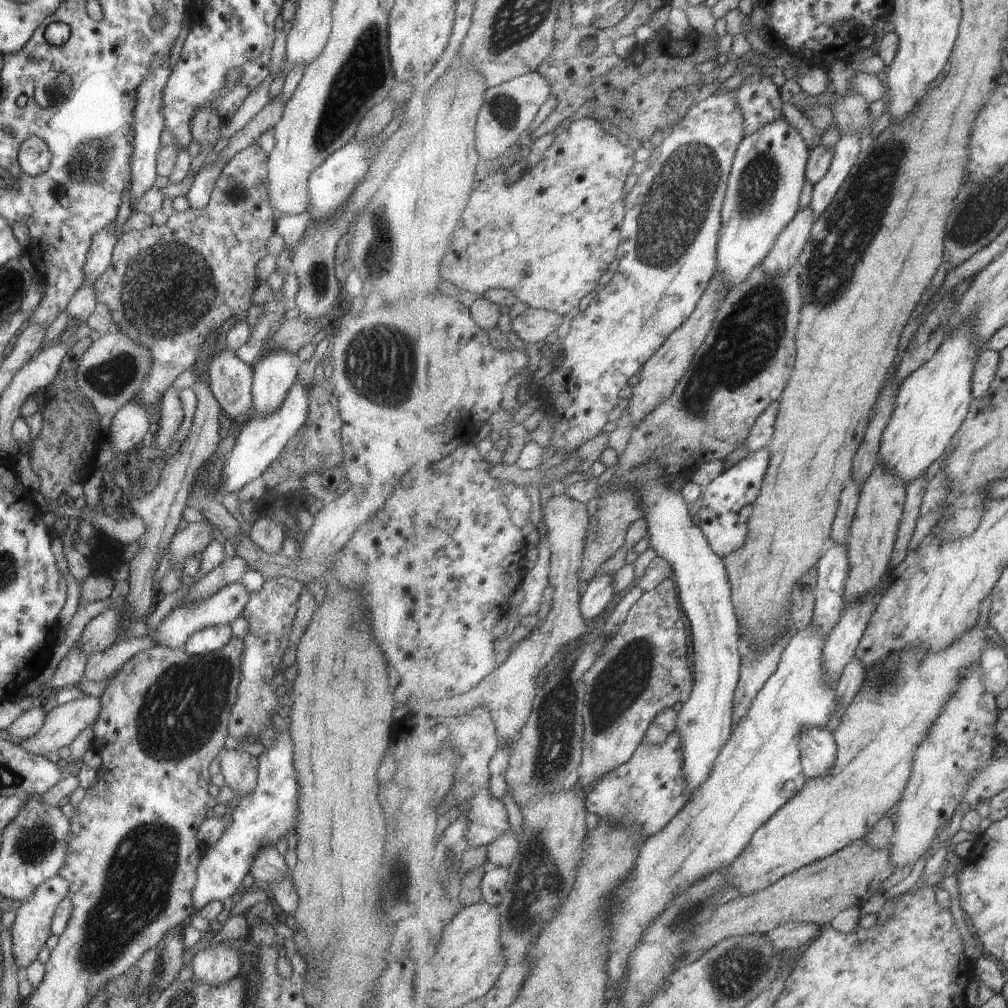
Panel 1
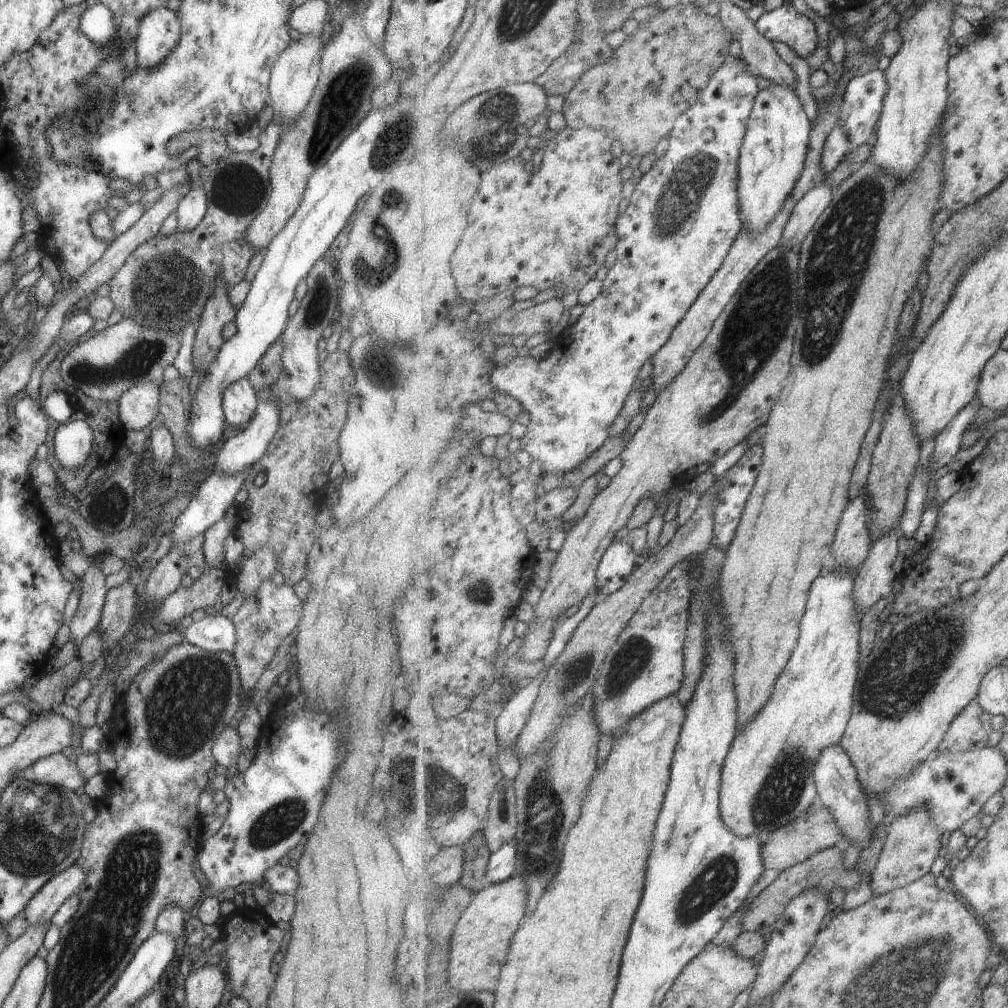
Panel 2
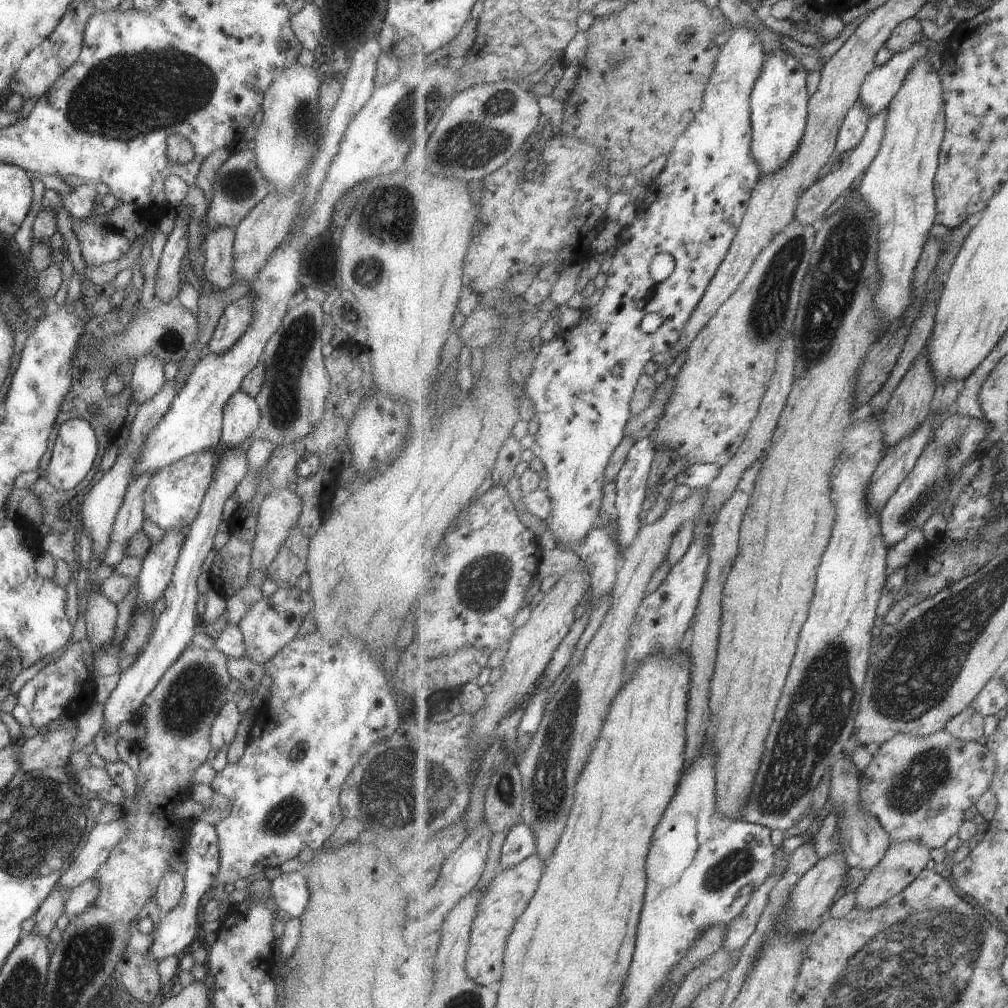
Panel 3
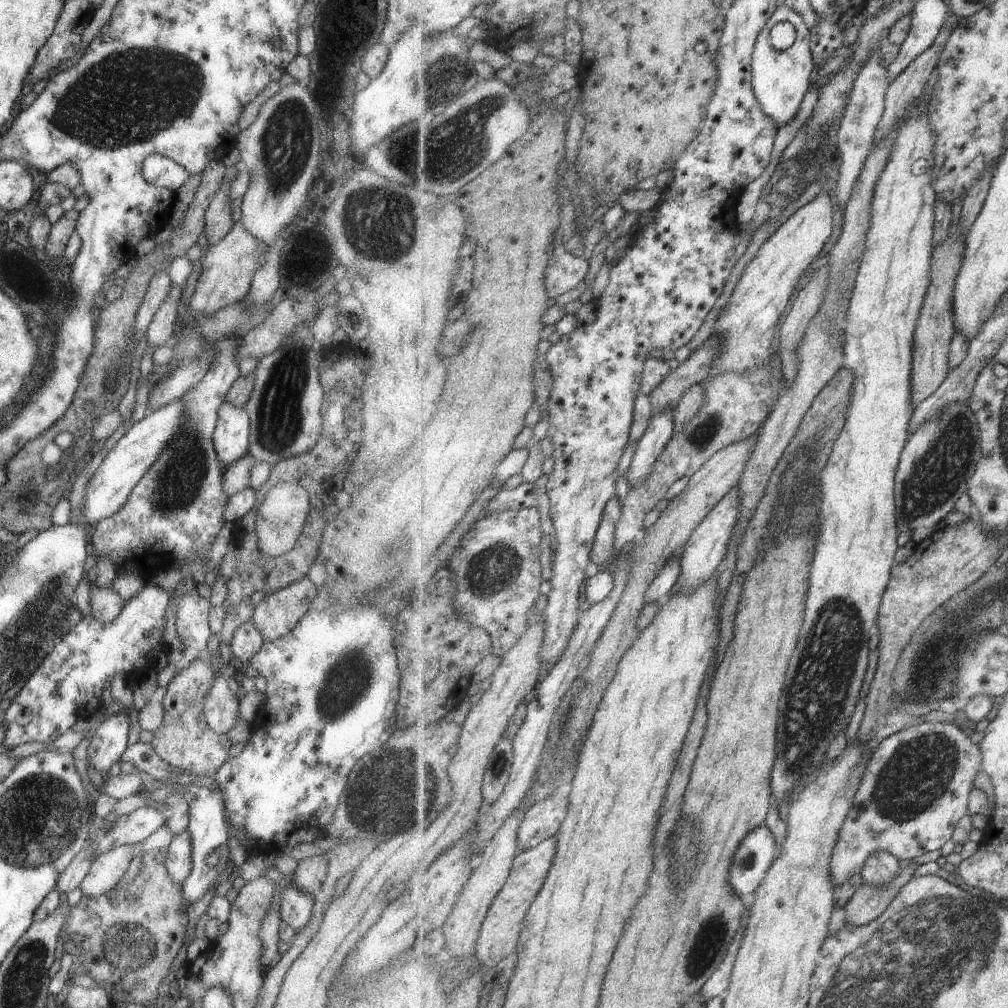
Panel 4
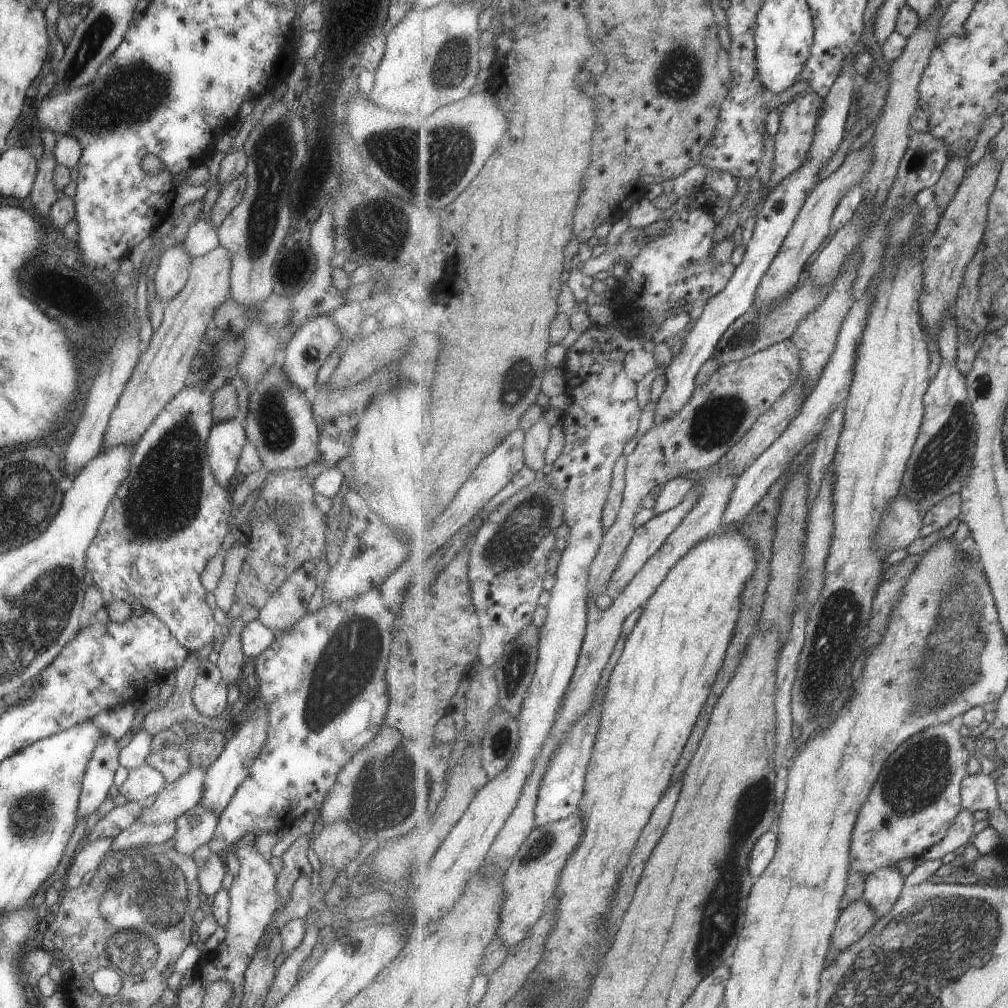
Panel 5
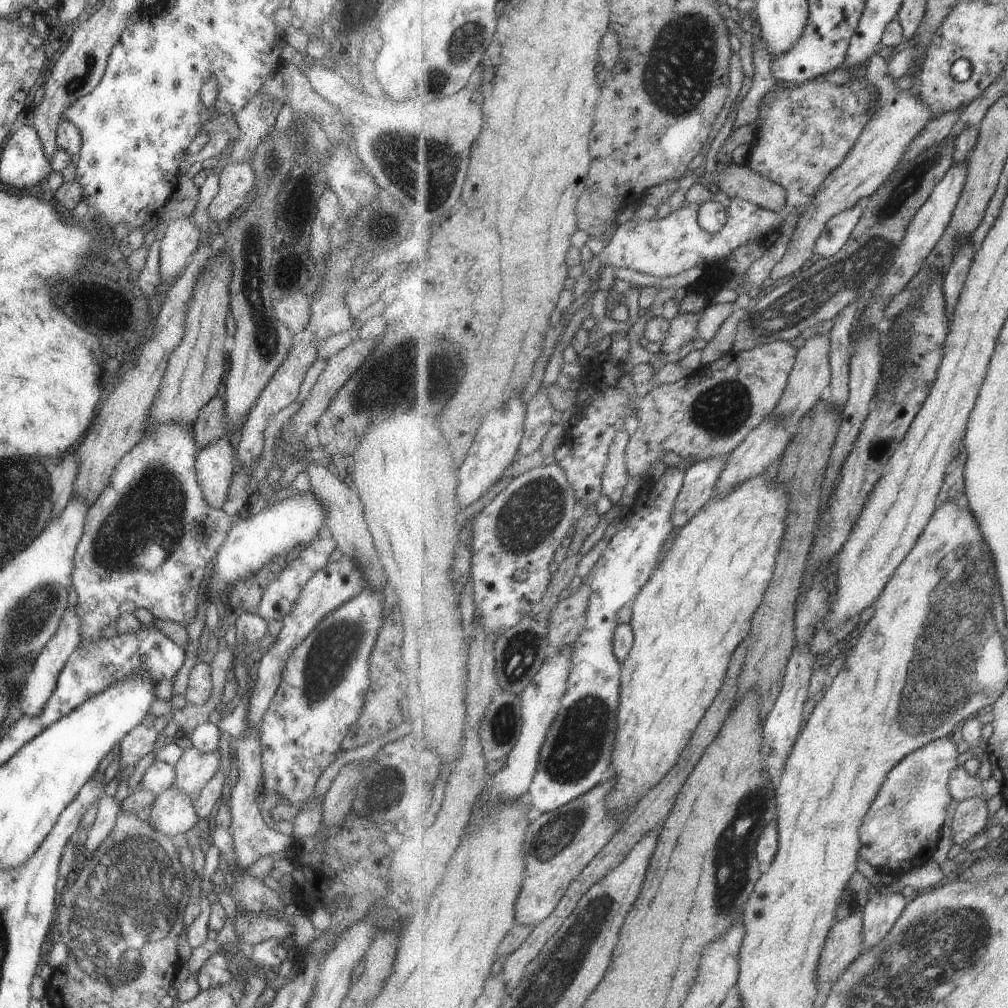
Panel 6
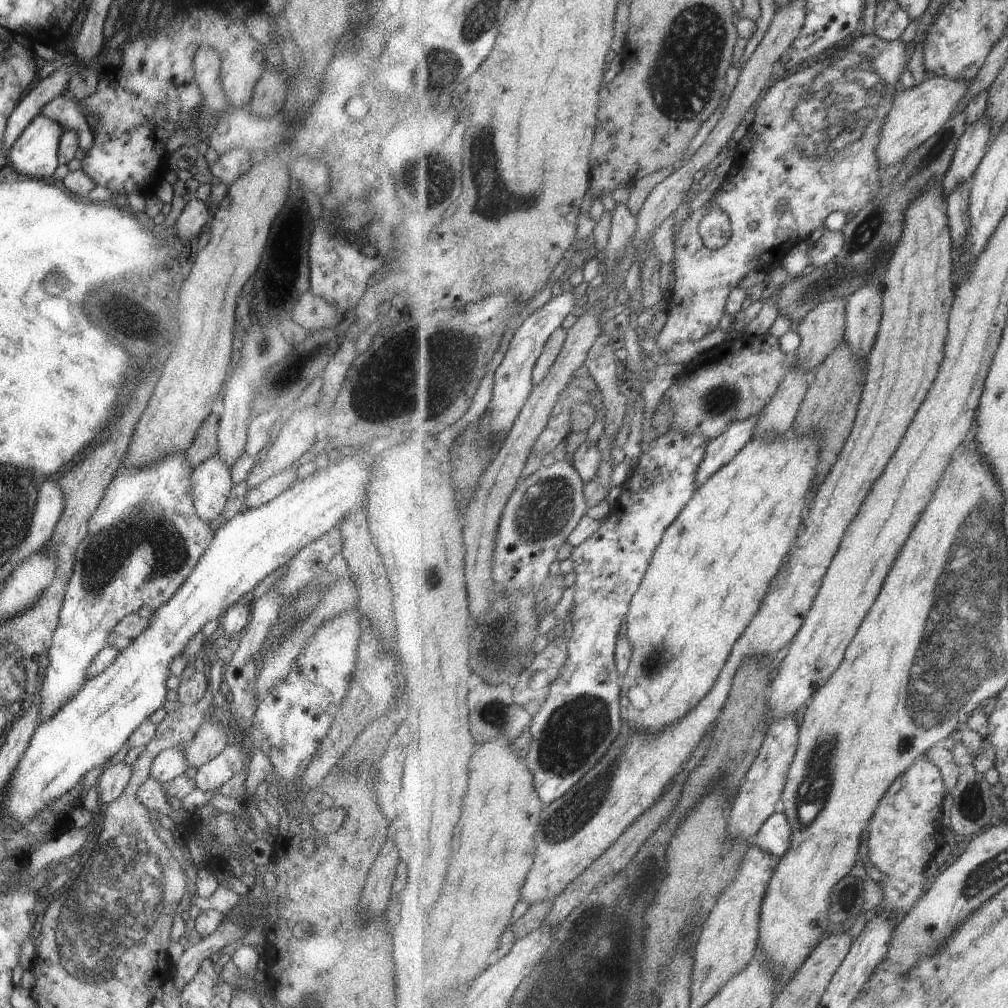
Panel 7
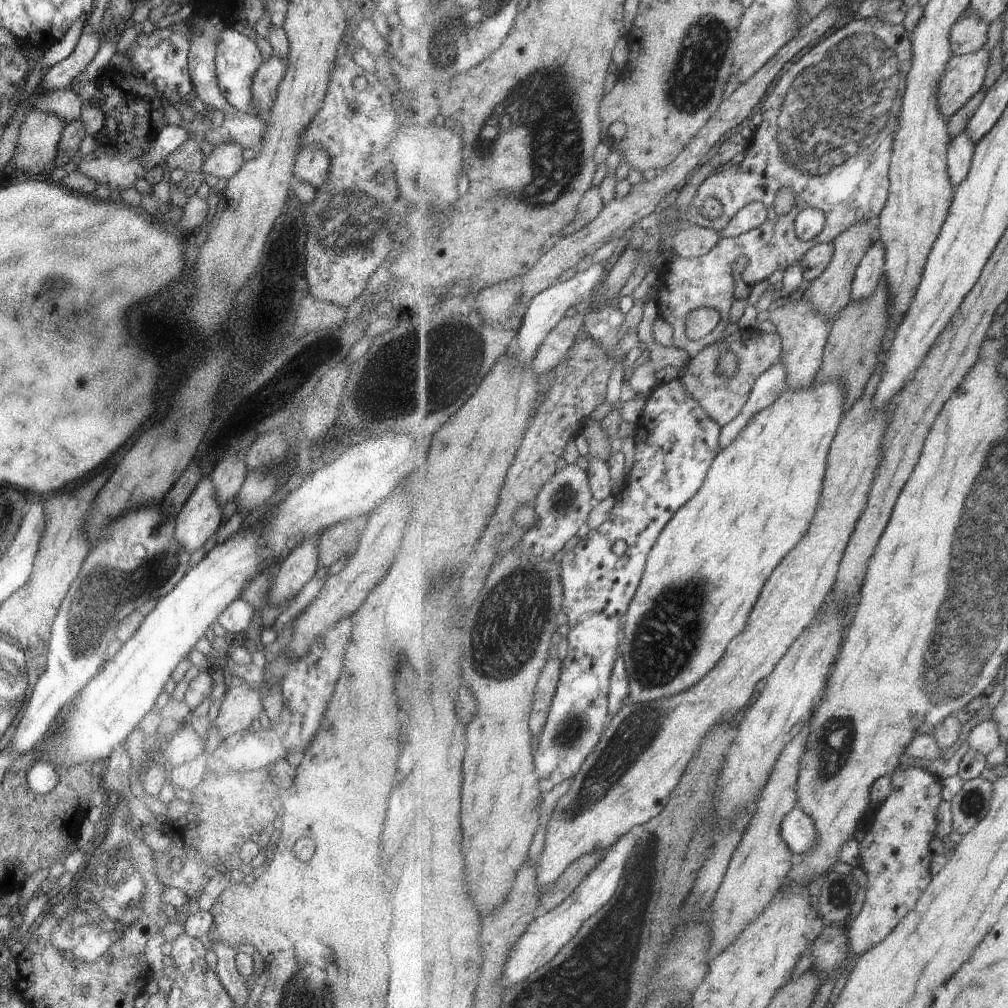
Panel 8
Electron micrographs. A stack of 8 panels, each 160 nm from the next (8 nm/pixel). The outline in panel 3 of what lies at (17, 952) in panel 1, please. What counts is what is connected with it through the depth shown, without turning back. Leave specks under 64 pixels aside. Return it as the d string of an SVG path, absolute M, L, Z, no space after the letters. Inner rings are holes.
M122 818L107 824L95 824L89 831L85 846L69 868L61 874L56 886L70 891L84 880L91 879L97 867L108 857L109 851L127 829L129 828L122 822Z

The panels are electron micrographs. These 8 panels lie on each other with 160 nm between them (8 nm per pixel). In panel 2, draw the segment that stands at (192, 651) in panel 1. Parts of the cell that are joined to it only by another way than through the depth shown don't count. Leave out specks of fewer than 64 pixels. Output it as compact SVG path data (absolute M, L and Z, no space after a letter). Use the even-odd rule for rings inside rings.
M216 610L196 614L193 622L181 633L183 643L212 653L231 653L236 641L232 620Z

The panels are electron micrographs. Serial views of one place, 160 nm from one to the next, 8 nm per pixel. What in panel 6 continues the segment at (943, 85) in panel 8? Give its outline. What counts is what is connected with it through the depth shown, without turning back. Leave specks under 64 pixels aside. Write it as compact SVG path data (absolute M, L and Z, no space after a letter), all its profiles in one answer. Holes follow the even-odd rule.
M878 51L869 59L865 78L878 89L877 112L872 116L853 150L823 182L812 204L800 216L787 252L772 270L770 281L789 278L798 273L815 256L818 240L822 238L830 220L839 213L853 208L861 200L867 201L871 198L902 161L906 155L906 148L910 147L913 139L933 120L933 110L920 96L916 97L907 86L895 82L894 78L887 74L886 61L883 56L879 56Z

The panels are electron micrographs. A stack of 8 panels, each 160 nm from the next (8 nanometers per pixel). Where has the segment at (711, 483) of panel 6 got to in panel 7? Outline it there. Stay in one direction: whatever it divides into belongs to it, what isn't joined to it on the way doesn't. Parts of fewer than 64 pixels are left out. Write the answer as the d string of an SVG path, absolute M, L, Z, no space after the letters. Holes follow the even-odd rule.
M755 415L746 421L732 423L718 439L711 441L706 450L706 457L699 465L696 474L696 488L699 490L707 481L726 464L729 464L734 456L743 450L752 440L754 428L759 415Z

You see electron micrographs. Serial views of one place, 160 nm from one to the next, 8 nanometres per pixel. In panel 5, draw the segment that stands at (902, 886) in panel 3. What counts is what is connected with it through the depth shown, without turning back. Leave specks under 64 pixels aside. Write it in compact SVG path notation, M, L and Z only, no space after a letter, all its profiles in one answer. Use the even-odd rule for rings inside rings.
M863 897L848 906L839 917L835 932L832 936L833 944L839 951L849 948L860 938L863 938L878 921L872 906Z

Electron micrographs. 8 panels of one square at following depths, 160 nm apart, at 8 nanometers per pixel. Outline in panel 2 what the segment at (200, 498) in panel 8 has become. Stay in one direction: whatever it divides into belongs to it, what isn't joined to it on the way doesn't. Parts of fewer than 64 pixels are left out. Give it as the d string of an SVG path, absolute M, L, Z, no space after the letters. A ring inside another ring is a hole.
M246 376L238 378L222 390L220 405L227 426L240 429L254 415L256 390Z

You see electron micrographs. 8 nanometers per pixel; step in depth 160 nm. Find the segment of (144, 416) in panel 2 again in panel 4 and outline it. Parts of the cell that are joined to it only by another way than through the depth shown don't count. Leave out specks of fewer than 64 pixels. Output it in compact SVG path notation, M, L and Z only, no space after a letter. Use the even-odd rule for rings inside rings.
M171 281L167 298L158 306L144 332L146 344L151 350L155 350L157 346L168 347L176 319L176 308L181 301L182 290Z

